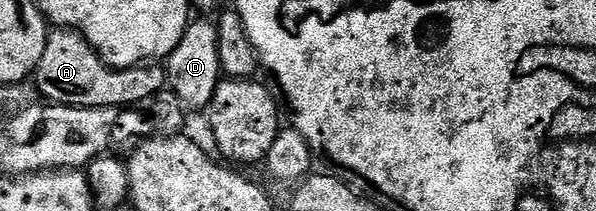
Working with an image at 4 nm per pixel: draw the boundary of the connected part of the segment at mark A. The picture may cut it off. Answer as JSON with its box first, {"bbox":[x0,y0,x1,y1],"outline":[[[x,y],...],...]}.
{"bbox":[32,27,167,111],"outline":[[[61,27],[51,28],[47,32],[44,55],[40,55],[40,63],[34,72],[32,85],[35,85],[47,97],[47,102],[56,105],[71,105],[81,109],[112,107],[119,111],[141,106],[142,102],[149,101],[150,98],[167,88],[166,70],[161,64],[143,63],[133,65],[131,69],[111,69],[109,65],[102,62],[102,56],[82,38],[80,33],[76,32],[75,29]]]}

